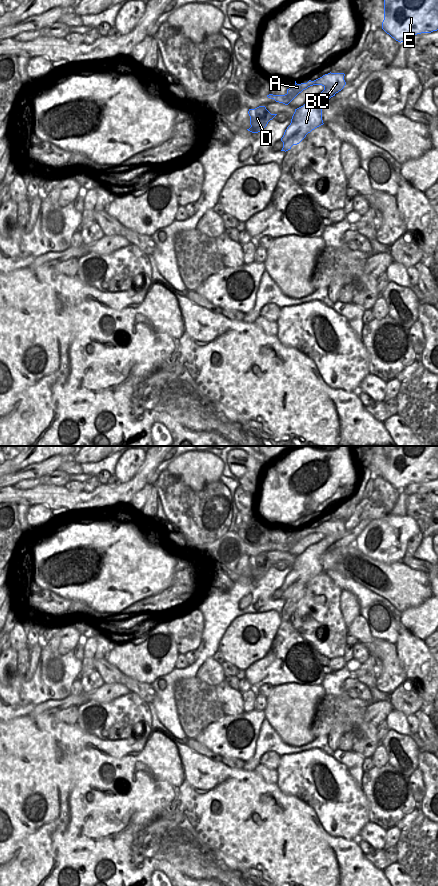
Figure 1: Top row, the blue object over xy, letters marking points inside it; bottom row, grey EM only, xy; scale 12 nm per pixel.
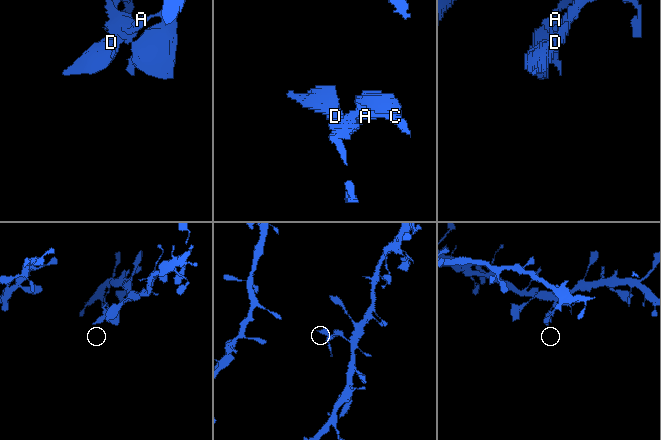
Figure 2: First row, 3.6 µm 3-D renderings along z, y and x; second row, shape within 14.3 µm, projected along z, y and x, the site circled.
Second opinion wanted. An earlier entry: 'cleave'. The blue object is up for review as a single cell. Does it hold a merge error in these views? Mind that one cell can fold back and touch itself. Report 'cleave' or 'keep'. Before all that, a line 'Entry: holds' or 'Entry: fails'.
Entry: holds
cleave

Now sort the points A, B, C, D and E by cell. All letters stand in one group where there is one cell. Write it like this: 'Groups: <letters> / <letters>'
Groups: A D / B C E.

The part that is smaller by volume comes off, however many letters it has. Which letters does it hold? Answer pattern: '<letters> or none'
A, D.

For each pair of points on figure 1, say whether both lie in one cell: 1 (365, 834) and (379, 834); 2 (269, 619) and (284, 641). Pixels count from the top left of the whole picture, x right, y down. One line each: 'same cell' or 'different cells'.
1: same cell
2: different cells

